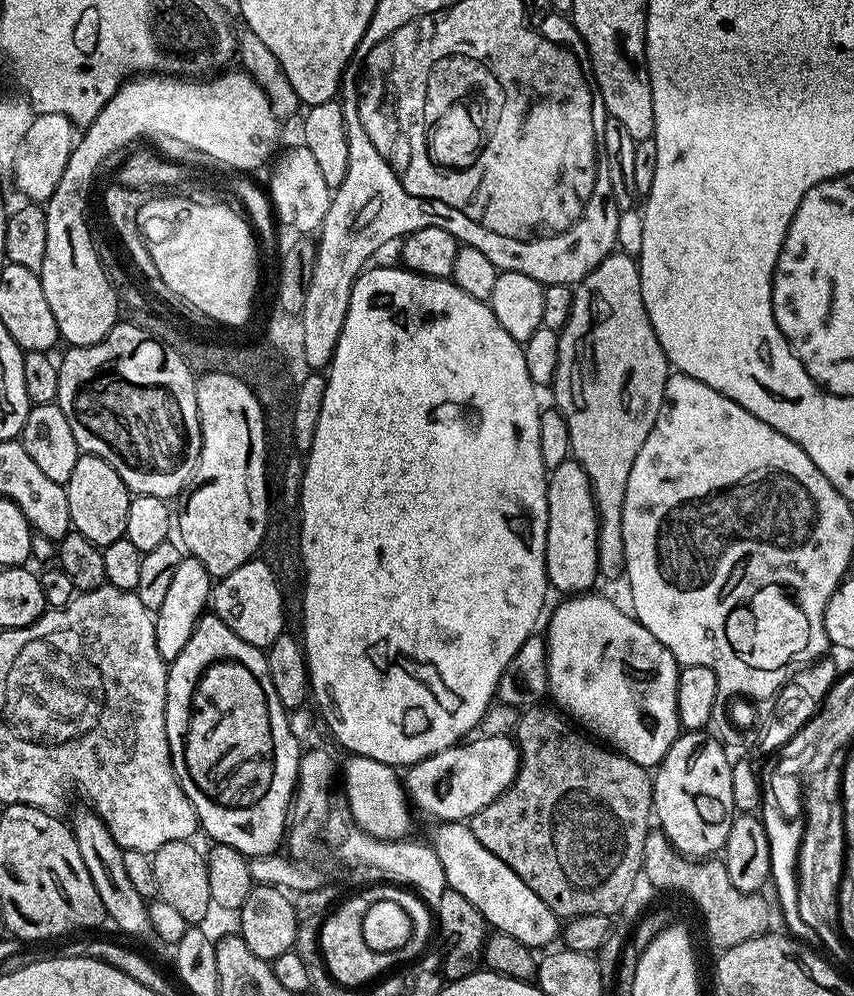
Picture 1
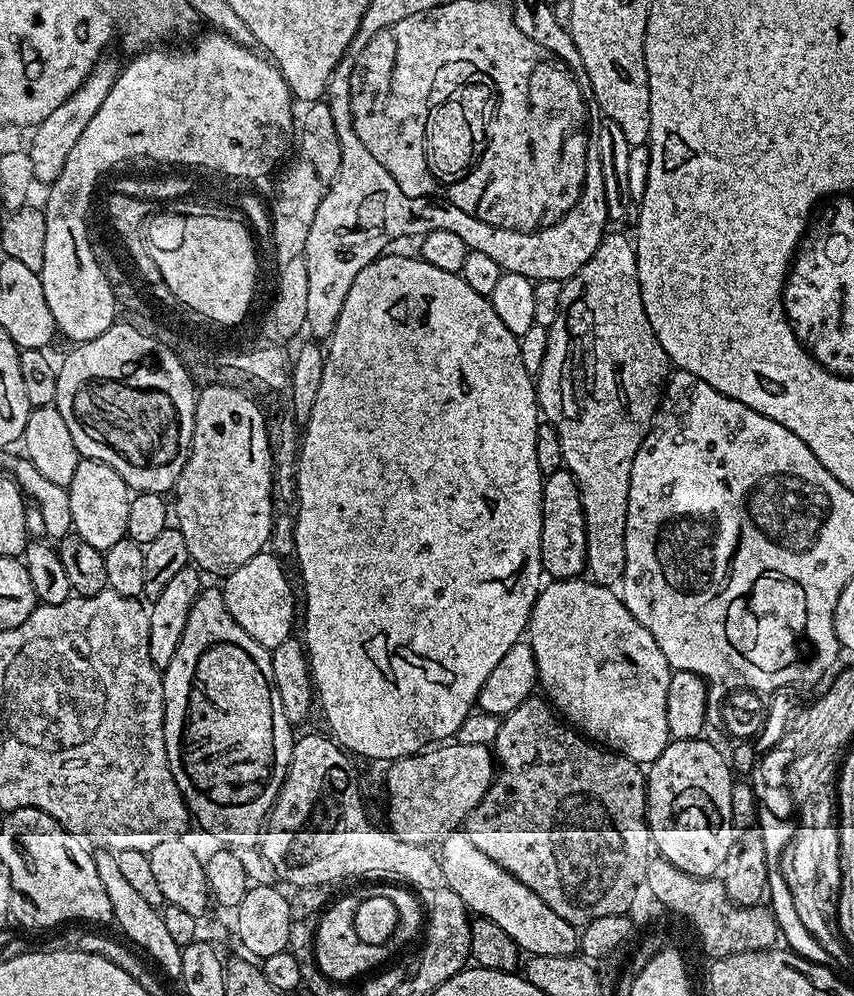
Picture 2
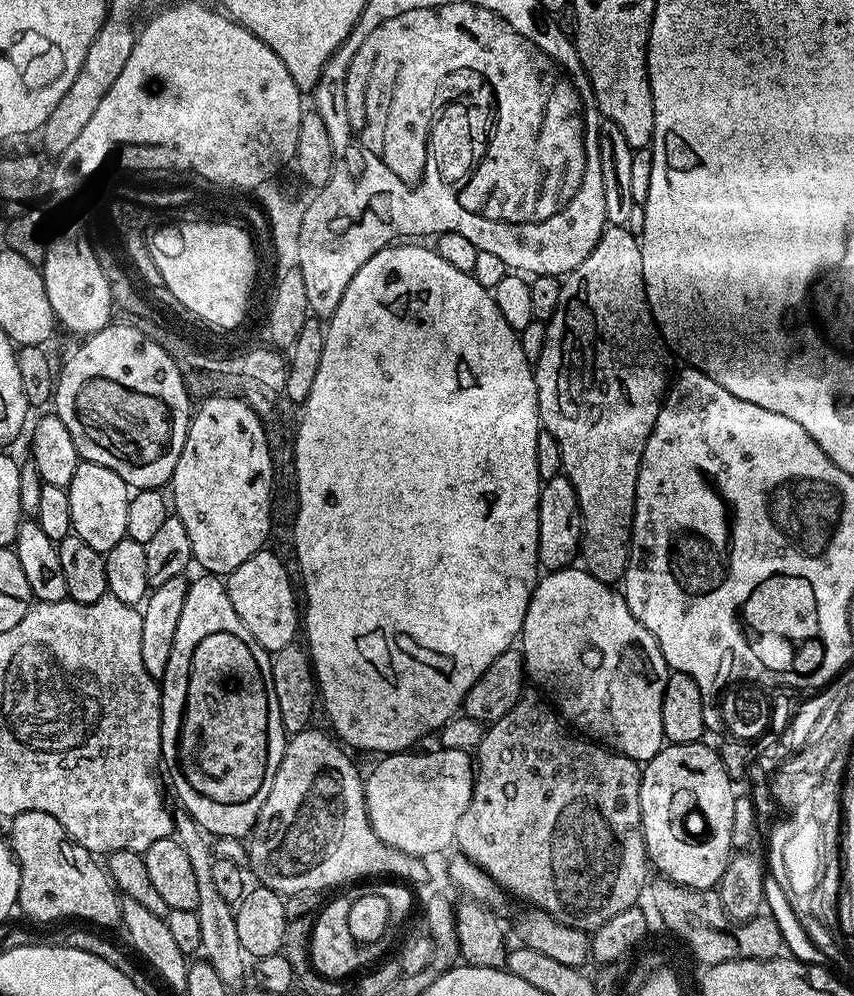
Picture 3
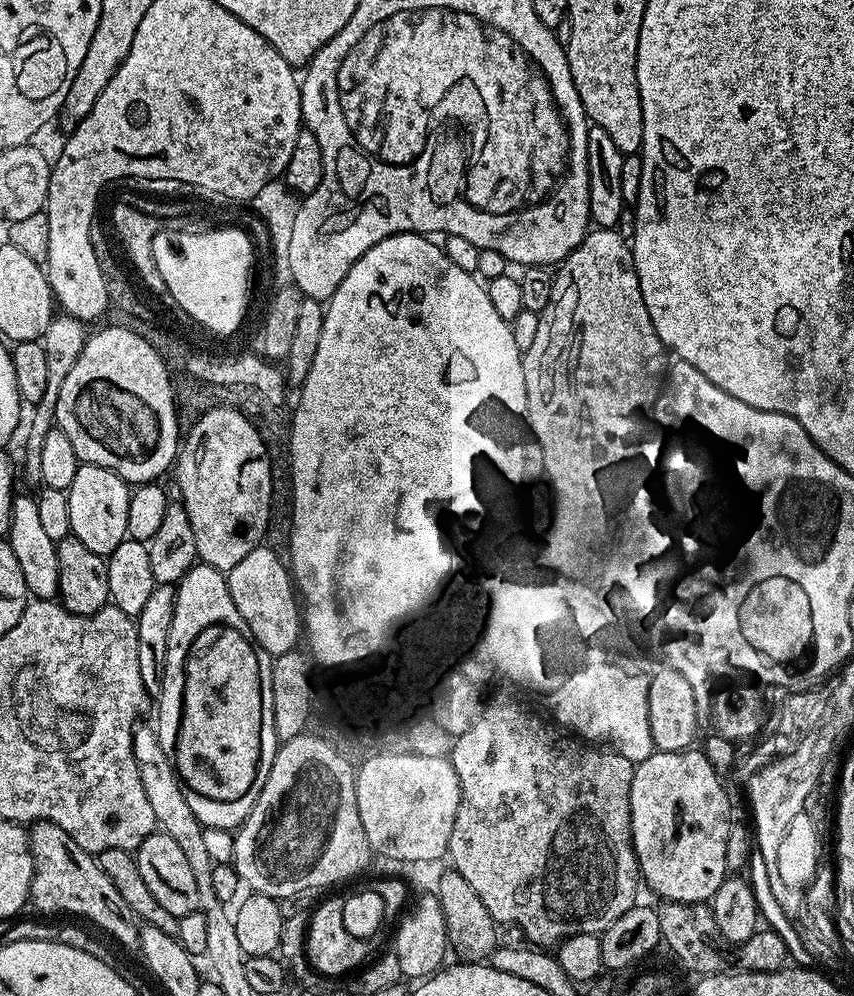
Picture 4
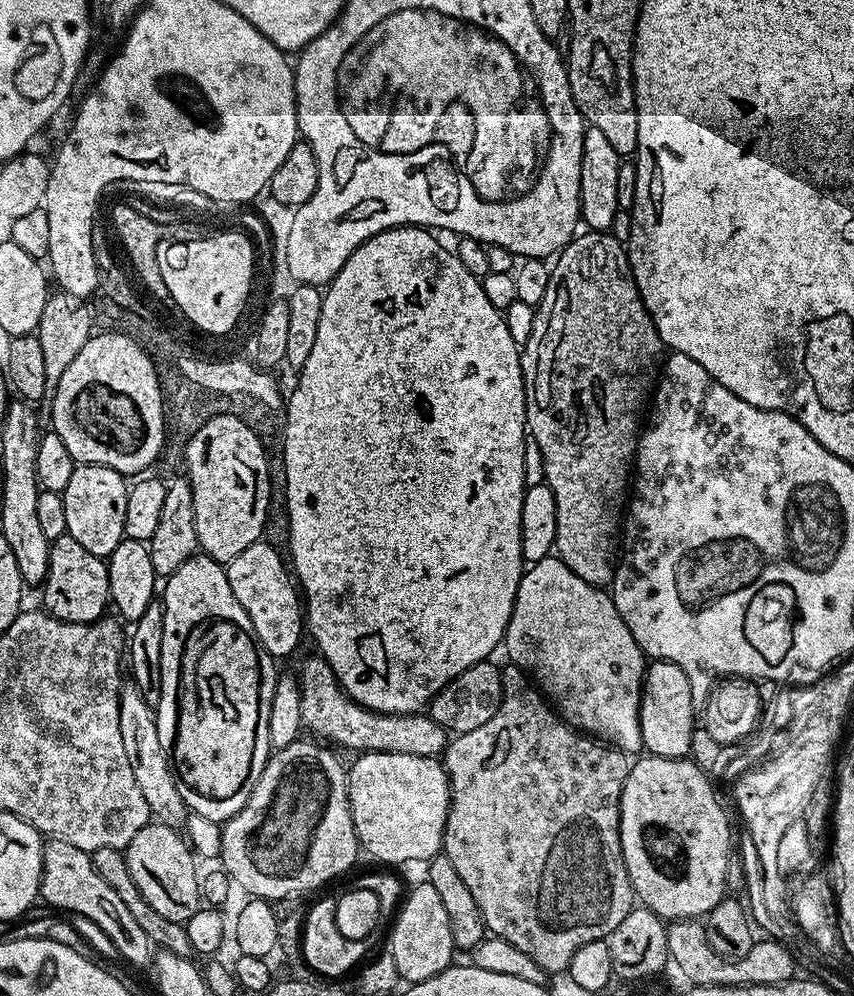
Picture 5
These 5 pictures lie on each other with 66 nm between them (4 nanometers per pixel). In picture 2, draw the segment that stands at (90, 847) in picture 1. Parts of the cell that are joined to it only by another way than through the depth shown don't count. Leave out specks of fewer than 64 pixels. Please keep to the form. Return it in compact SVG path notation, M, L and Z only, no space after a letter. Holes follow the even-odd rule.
M100 850L100 852L97 851L95 853L95 857L96 865L98 866L98 878L102 878L102 890L106 890L106 894L110 897L112 919L115 927L118 926L124 931L125 937L123 936L123 939L129 945L139 949L161 973L163 973L162 971L169 972L172 978L179 977L180 967L182 966L182 954L180 953L182 946L178 942L174 942L174 938L170 935L170 930L166 930L166 922L164 921L161 909L147 904L129 886L127 879L122 875L118 866L118 858L115 851Z

